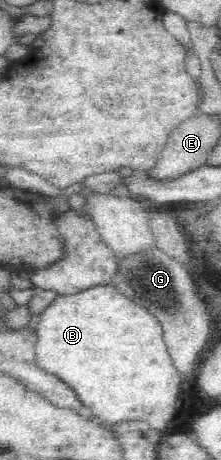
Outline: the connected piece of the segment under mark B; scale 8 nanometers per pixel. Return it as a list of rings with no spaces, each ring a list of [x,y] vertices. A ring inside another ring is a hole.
[[[114,285],[111,286],[94,286],[90,289],[74,295],[59,295],[40,315],[40,322],[36,326],[37,329],[37,344],[36,344],[36,362],[39,364],[38,368],[43,368],[45,372],[51,372],[55,376],[59,376],[63,382],[67,382],[75,392],[77,397],[83,400],[85,406],[91,408],[91,412],[95,416],[99,416],[103,423],[107,426],[122,424],[132,424],[133,420],[141,420],[141,422],[149,423],[149,427],[163,430],[167,426],[167,422],[173,418],[173,408],[175,408],[175,402],[179,398],[179,386],[181,386],[181,378],[184,378],[177,372],[177,368],[173,366],[171,358],[169,358],[169,352],[167,352],[167,346],[163,342],[163,330],[161,330],[161,324],[157,322],[157,318],[153,314],[149,314],[145,308],[137,306],[135,302],[131,302],[129,298],[125,298],[123,294],[119,294],[118,290],[115,290]]]

